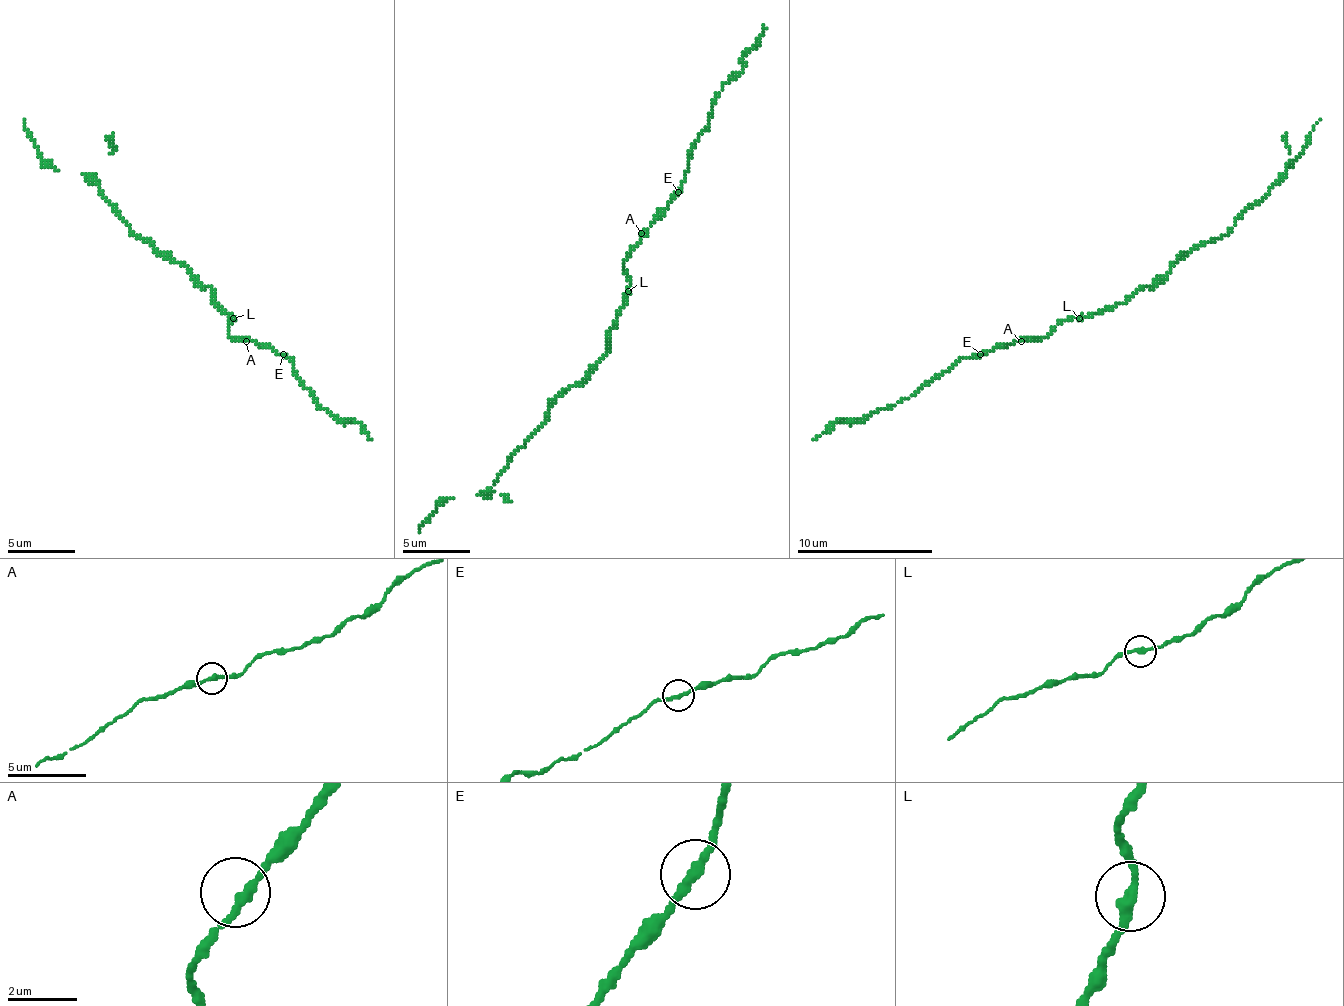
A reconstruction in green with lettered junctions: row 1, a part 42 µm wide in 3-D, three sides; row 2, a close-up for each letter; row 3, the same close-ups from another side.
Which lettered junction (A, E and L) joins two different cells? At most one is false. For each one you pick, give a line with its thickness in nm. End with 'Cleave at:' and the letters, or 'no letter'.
Cleave at: no letter

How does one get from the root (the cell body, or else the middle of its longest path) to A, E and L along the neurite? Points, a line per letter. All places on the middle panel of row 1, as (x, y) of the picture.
A: (617, 314), (630, 284), (623, 260), (641, 239), (641, 233)
E: (617, 314), (630, 284), (623, 260), (678, 192)
L: (617, 314), (627, 297), (627, 290)

